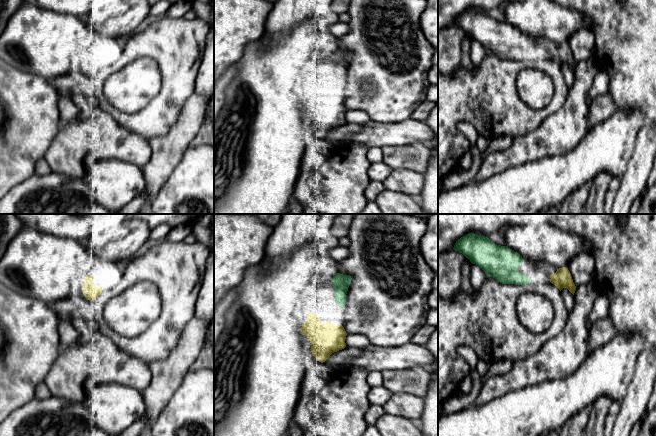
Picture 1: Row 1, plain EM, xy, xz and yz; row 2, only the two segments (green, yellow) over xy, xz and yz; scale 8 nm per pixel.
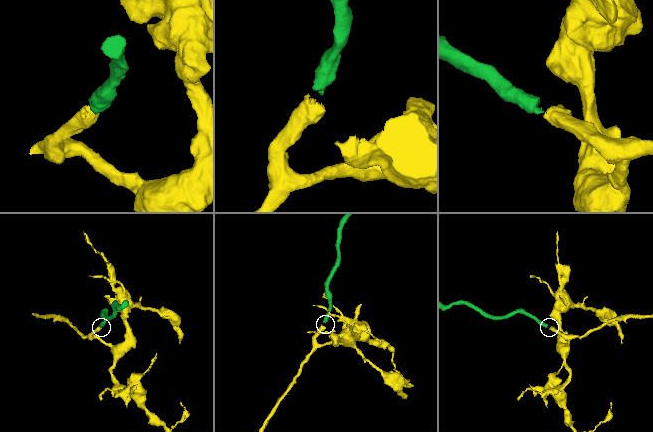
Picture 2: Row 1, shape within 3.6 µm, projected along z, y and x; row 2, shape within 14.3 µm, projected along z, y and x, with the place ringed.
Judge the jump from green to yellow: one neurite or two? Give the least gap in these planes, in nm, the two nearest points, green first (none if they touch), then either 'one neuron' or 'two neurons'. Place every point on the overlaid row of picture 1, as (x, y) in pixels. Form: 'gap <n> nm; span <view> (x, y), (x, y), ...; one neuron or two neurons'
gap 140 nm; span xz (340, 307), (340, 325); one neuron

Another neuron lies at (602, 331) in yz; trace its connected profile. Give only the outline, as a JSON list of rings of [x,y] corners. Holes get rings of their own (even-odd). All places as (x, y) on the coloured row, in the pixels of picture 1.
[[[607,316],[593,323],[590,328],[589,349],[591,352],[609,343],[618,334],[612,320]]]

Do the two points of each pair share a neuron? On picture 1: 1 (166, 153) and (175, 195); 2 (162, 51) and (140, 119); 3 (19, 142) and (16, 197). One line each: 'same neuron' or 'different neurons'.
1: different neurons
2: same neuron
3: different neurons

